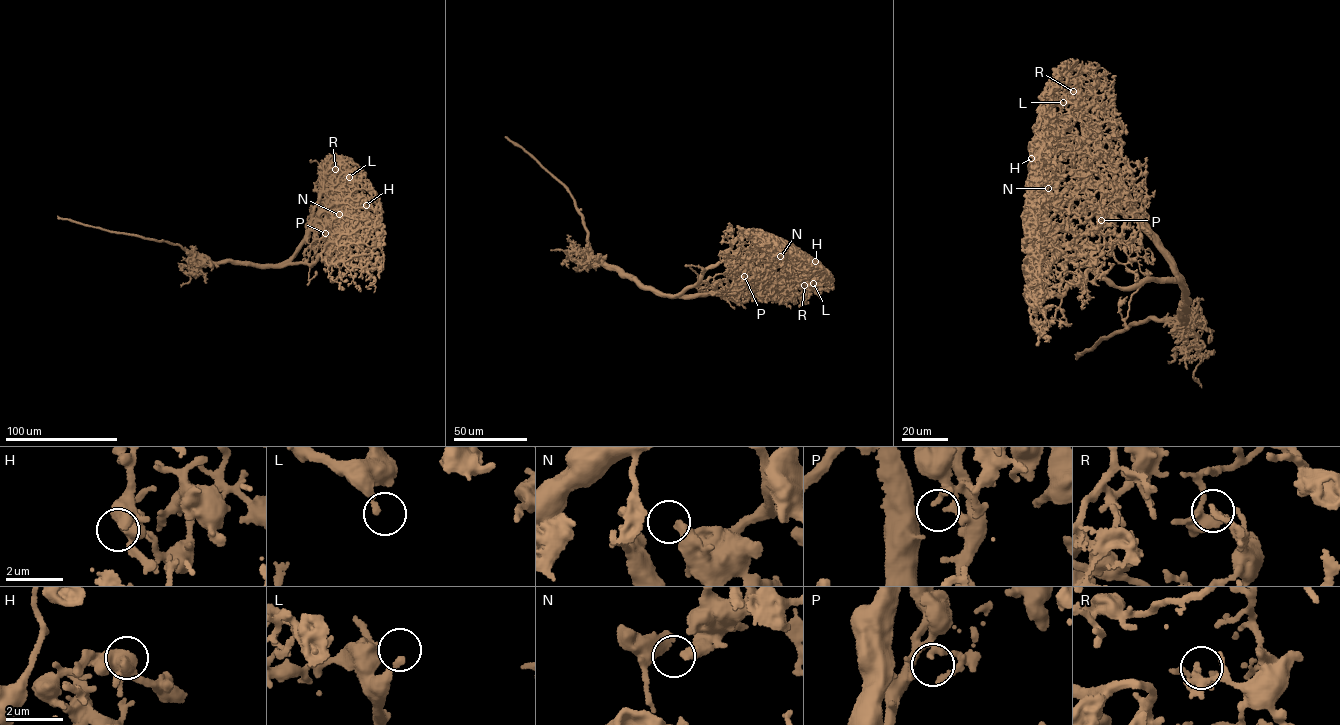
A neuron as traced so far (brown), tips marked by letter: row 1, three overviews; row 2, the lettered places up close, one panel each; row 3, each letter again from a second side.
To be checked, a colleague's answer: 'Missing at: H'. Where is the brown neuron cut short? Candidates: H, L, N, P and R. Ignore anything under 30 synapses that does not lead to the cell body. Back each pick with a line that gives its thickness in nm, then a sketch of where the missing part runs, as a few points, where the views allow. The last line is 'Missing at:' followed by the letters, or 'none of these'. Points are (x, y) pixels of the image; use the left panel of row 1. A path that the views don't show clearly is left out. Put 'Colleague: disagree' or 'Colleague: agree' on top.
Colleague: disagree
Missing at: none of these

